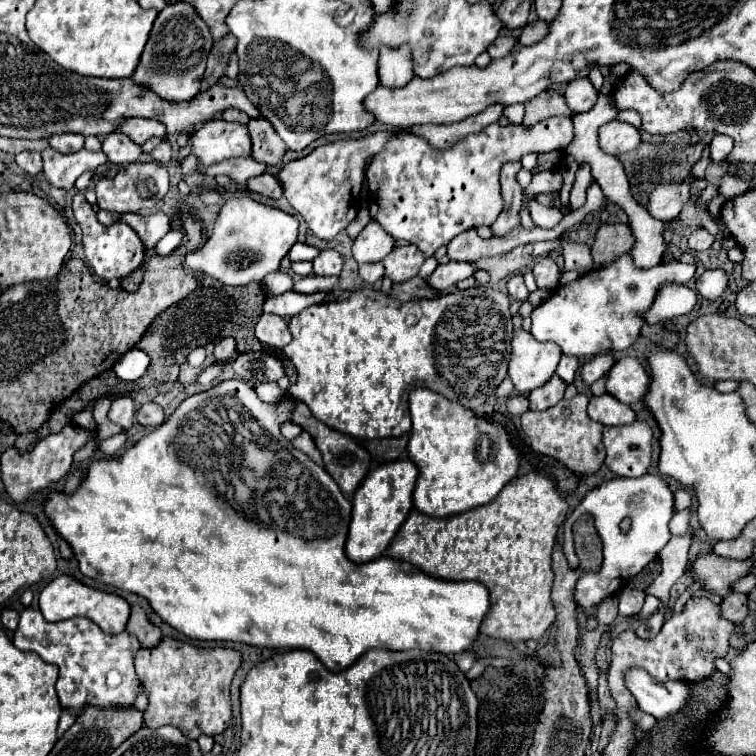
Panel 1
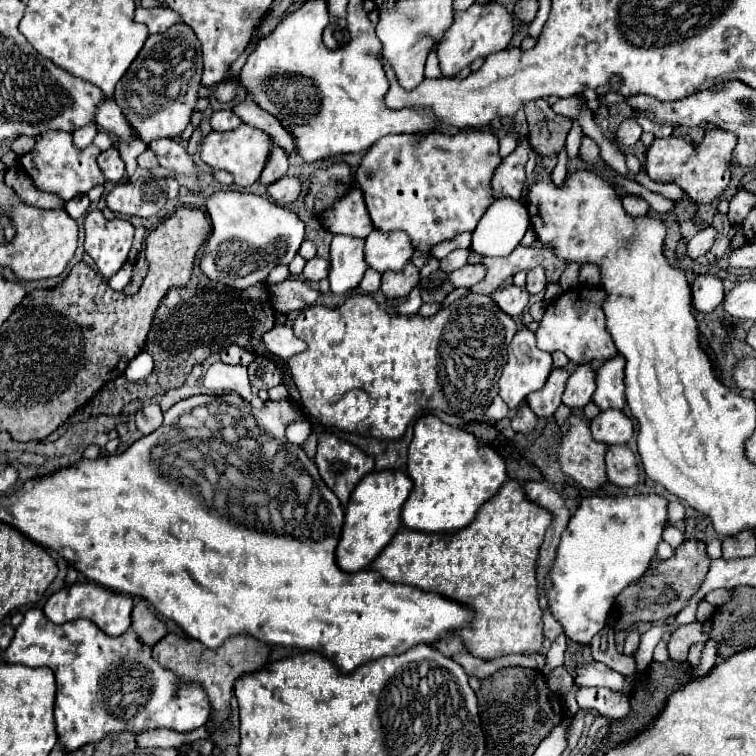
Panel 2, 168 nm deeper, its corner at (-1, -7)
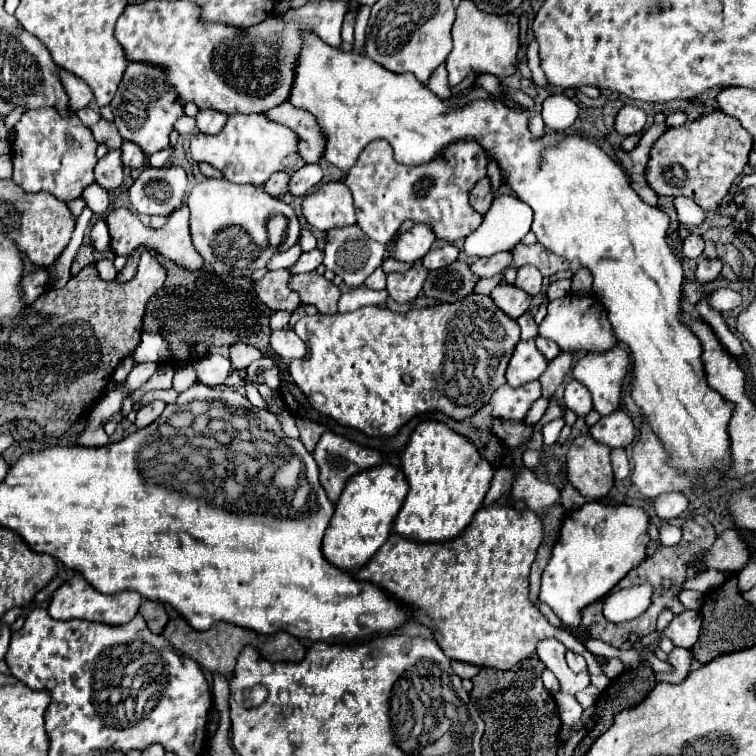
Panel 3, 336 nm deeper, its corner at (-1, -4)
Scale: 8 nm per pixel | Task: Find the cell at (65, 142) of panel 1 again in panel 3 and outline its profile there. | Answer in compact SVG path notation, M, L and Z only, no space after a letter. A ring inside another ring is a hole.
M82 109L76 115L78 115L78 119L82 121L84 127L92 127L92 125L96 125L100 121L100 115L96 111L92 111L92 109Z

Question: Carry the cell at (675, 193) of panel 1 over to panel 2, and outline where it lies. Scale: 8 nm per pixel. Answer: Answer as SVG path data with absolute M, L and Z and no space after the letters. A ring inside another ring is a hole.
M722 128L708 130L704 140L696 146L688 138L680 138L680 136L654 138L646 154L646 172L654 182L678 184L696 204L708 204L718 196L722 196L722 192L730 184L732 150L736 142L738 142L736 134Z

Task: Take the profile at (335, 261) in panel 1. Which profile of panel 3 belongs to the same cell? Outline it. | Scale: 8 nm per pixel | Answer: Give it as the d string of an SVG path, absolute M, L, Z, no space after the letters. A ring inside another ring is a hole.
M314 249L314 251L302 253L302 257L298 259L298 263L296 263L290 271L292 271L294 275L298 275L298 273L310 273L310 271L314 271L320 263L322 263L322 251Z

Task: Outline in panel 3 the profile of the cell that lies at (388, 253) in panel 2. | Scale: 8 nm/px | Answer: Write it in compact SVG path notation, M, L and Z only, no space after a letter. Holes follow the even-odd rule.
M414 225L410 231L400 233L392 245L388 245L388 257L402 263L414 263L430 251L434 239L436 235L428 225Z

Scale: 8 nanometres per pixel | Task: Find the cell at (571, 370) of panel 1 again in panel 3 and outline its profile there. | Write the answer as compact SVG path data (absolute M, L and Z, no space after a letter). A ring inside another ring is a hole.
M536 337L536 345L538 345L538 349L544 353L544 357L548 359L548 361L552 361L554 357L558 357L562 351L560 351L560 347L554 343L554 341L546 341L546 339L542 339L542 337Z

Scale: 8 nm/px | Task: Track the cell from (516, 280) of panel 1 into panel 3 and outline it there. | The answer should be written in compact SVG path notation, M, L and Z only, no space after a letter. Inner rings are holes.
M508 283L494 287L490 297L512 319L518 319L520 315L524 315L528 311L530 301L532 301L532 297L526 295L526 291L514 287L514 285L508 285Z

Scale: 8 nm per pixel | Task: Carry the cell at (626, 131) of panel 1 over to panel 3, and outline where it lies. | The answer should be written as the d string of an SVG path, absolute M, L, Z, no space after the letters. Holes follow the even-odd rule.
M626 105L620 109L618 117L616 117L616 131L622 135L622 137L630 137L630 135L636 135L642 131L646 123L646 113L638 107L632 107L632 105Z

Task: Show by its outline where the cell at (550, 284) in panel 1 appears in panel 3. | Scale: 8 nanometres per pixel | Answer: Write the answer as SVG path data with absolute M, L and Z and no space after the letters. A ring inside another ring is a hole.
M524 265L522 269L518 269L516 287L526 291L528 295L536 297L542 291L542 275L540 275L540 271L536 267L532 267L532 265Z

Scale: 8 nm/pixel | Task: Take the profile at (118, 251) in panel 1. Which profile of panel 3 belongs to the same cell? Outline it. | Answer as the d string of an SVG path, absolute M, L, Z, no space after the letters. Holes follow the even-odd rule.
M98 219L90 231L90 239L92 239L92 247L106 255L110 253L110 233L108 233L108 227L106 227L106 221L104 219Z

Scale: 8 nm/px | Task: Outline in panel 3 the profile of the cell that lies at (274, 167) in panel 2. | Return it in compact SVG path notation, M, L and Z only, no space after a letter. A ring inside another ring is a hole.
M274 173L274 175L270 175L270 179L264 183L264 189L272 197L288 193L288 175L286 173Z

